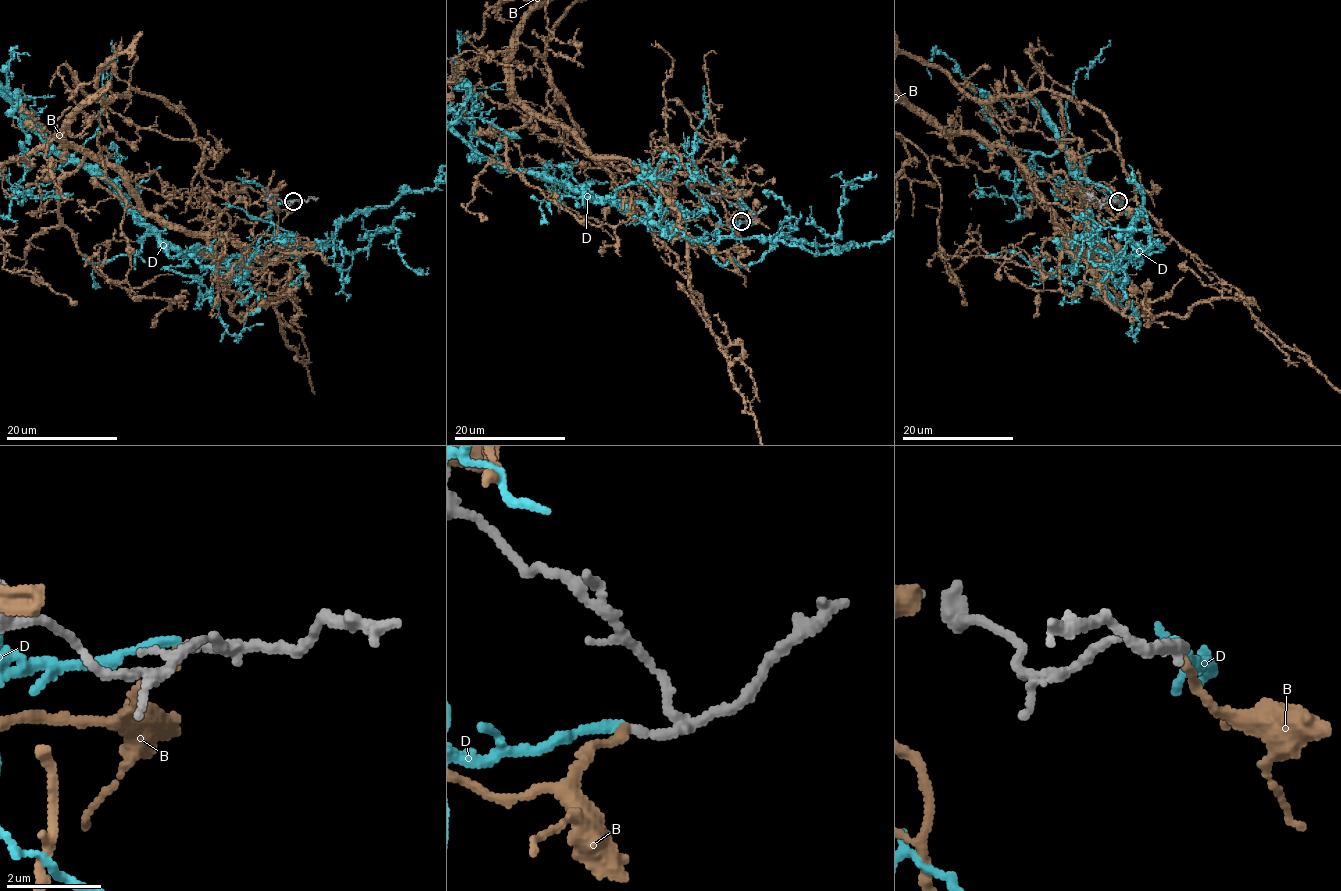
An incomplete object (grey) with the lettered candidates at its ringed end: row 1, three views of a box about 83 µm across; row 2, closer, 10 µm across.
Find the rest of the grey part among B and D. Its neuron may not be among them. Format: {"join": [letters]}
{"join": ["D"]}

